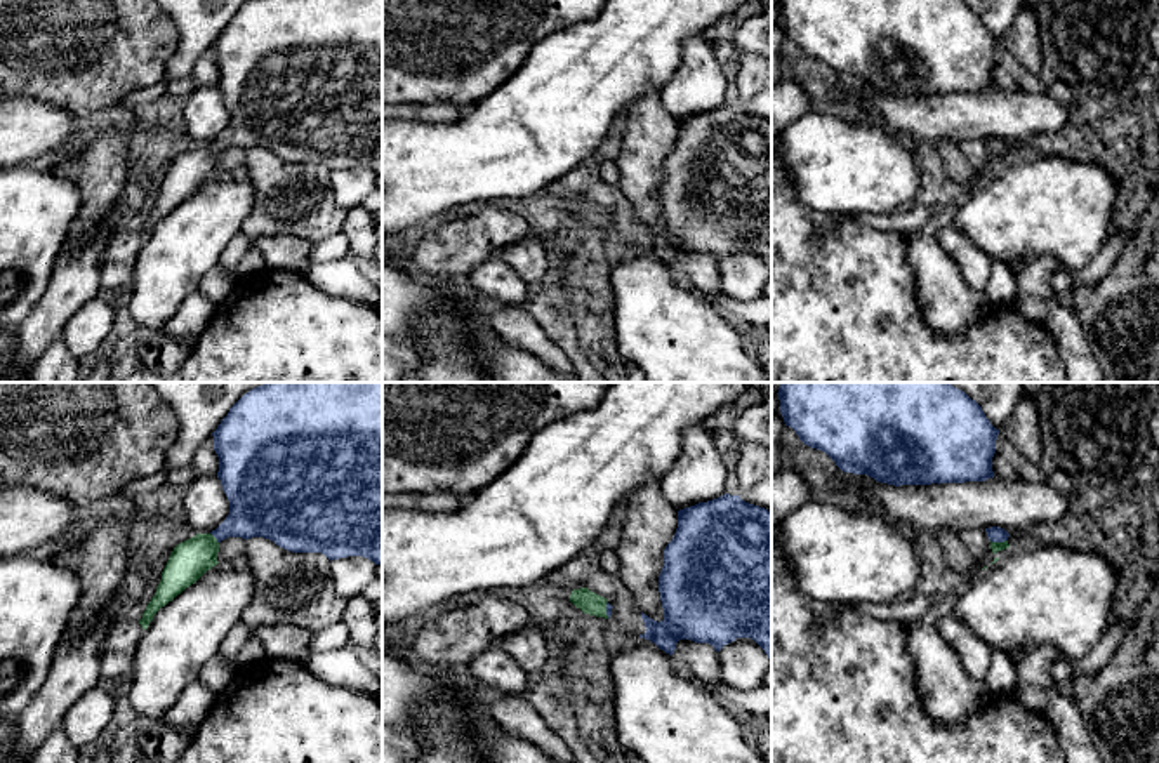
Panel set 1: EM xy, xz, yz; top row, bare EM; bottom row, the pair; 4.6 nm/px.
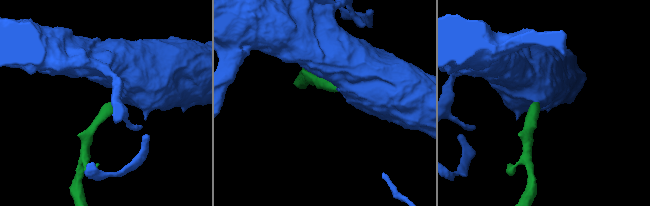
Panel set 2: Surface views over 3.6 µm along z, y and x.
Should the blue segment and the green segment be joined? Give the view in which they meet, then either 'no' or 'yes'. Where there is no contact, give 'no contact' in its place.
meets blue in xy; yes

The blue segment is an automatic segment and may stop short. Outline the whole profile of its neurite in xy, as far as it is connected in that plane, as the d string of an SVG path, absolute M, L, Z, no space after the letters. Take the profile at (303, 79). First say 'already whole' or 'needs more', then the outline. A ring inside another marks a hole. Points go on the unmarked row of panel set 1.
needs more; M250 0L229 19L212 47L229 125L210 144L196 144L174 158L139 231L142 240L162 217L219 174L219 153L228 148L264 148L287 162L321 163L330 172L363 167L382 174L382 0Z

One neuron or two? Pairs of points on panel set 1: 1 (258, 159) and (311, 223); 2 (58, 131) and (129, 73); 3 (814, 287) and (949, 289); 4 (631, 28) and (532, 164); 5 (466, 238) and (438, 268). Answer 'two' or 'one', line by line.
1: one
2: two
3: two
4: one
5: one

